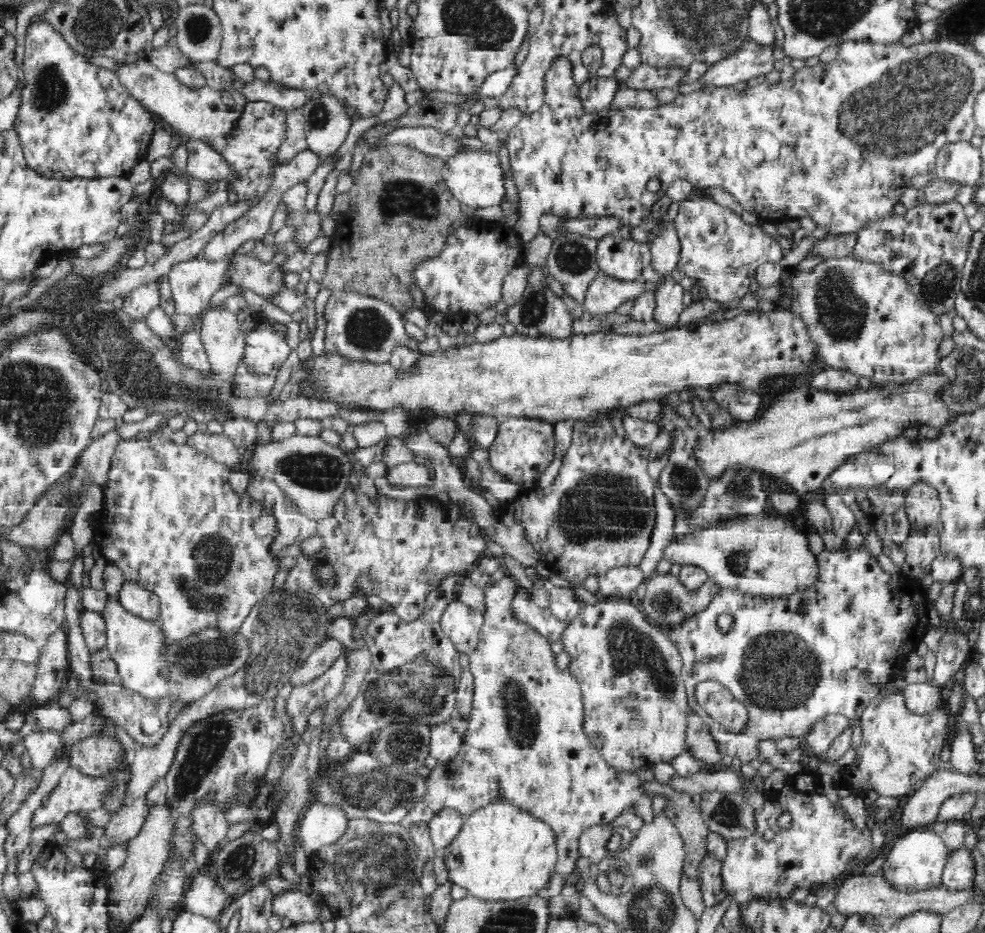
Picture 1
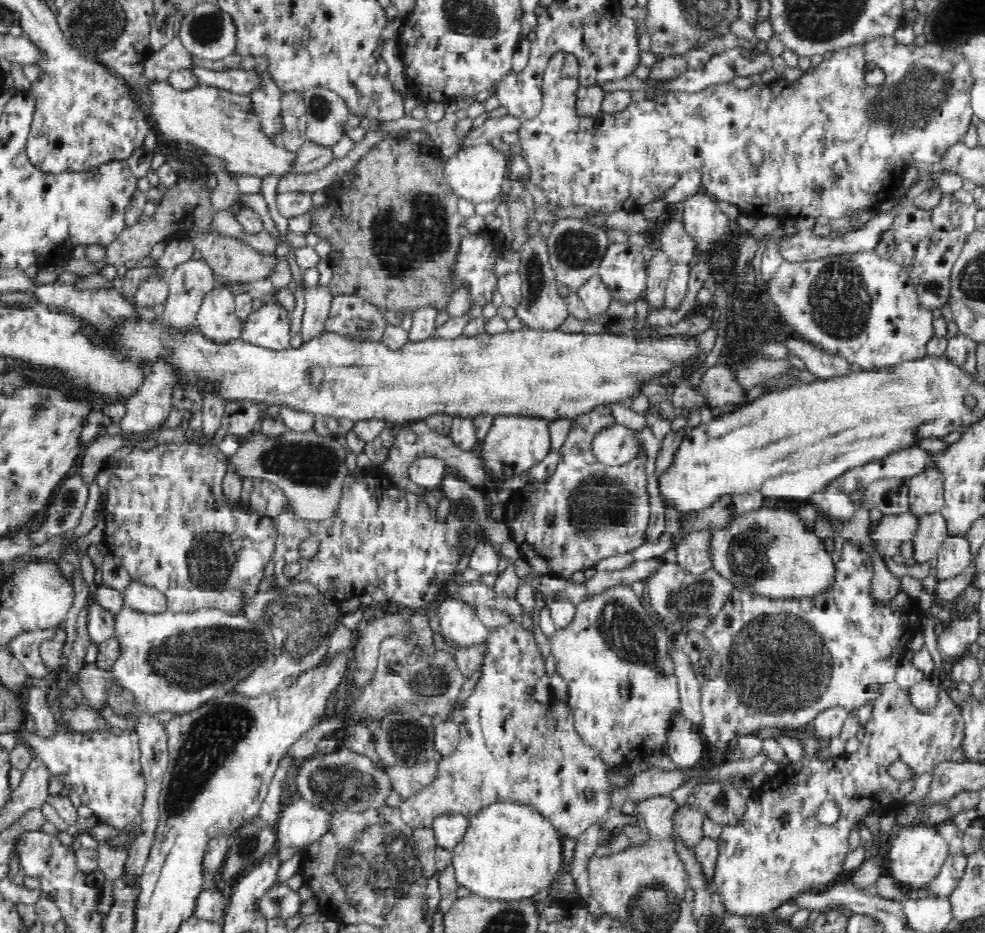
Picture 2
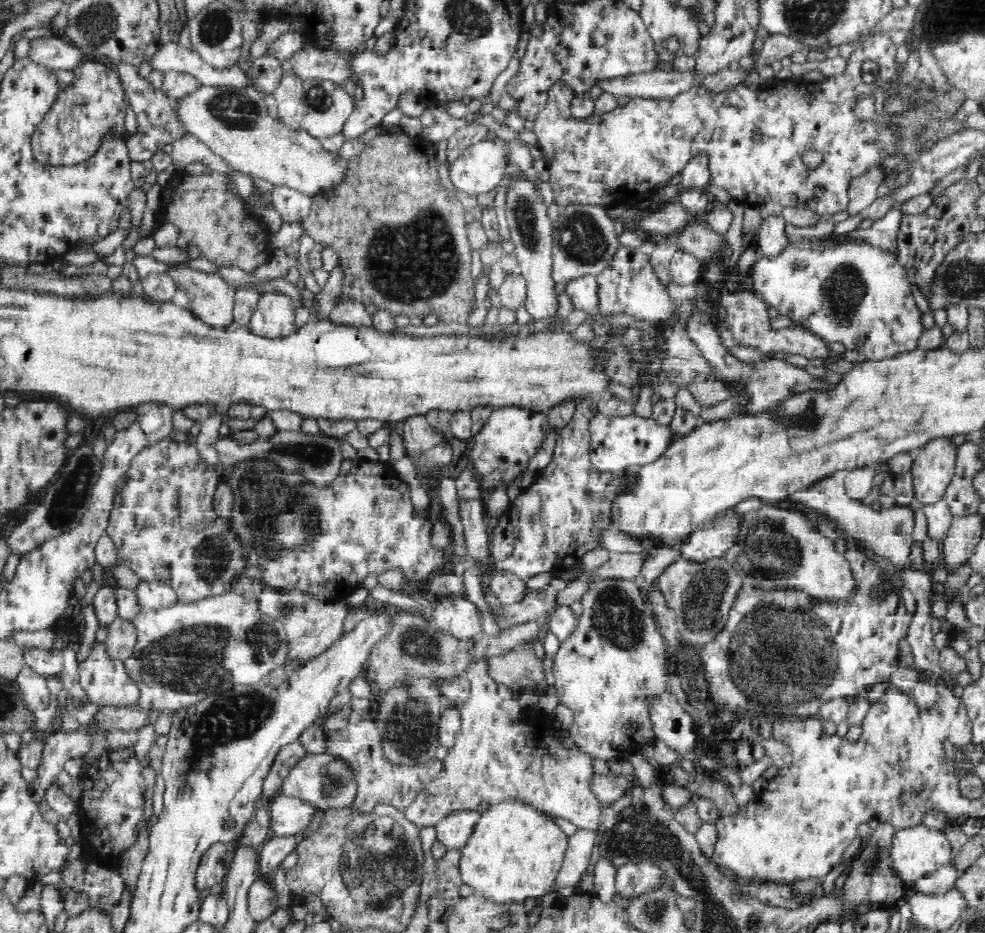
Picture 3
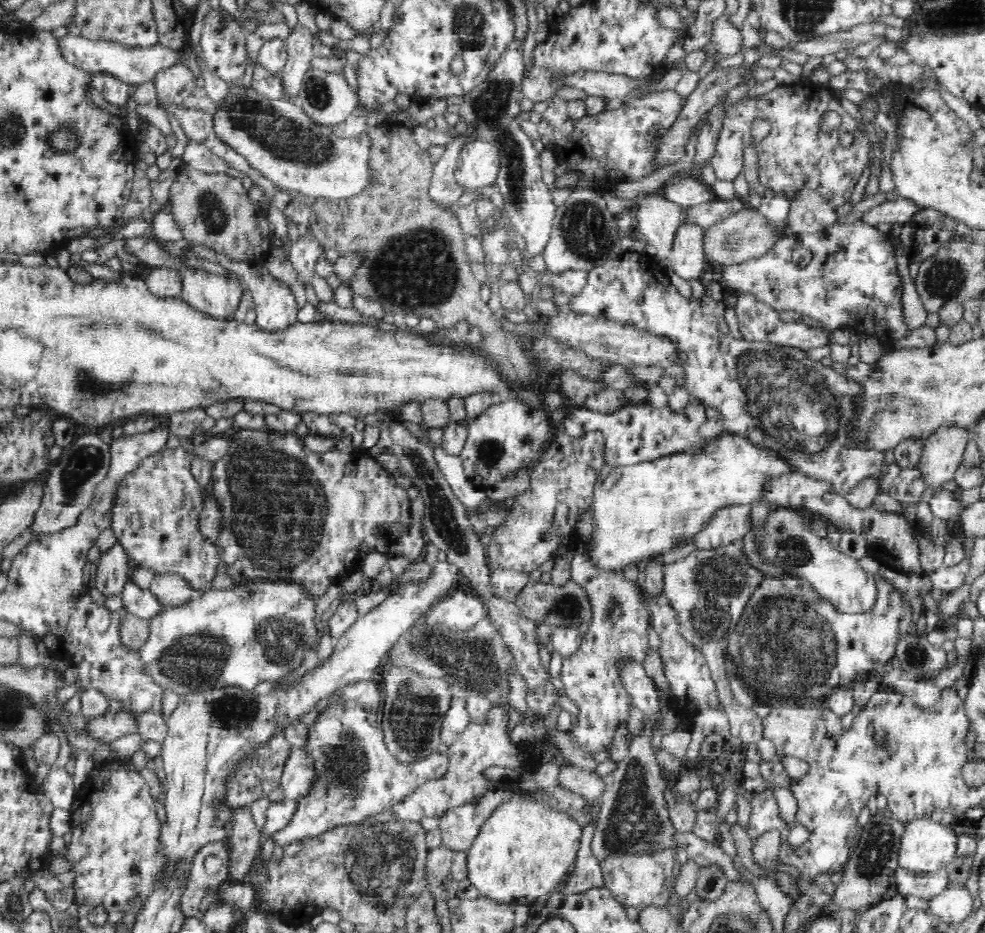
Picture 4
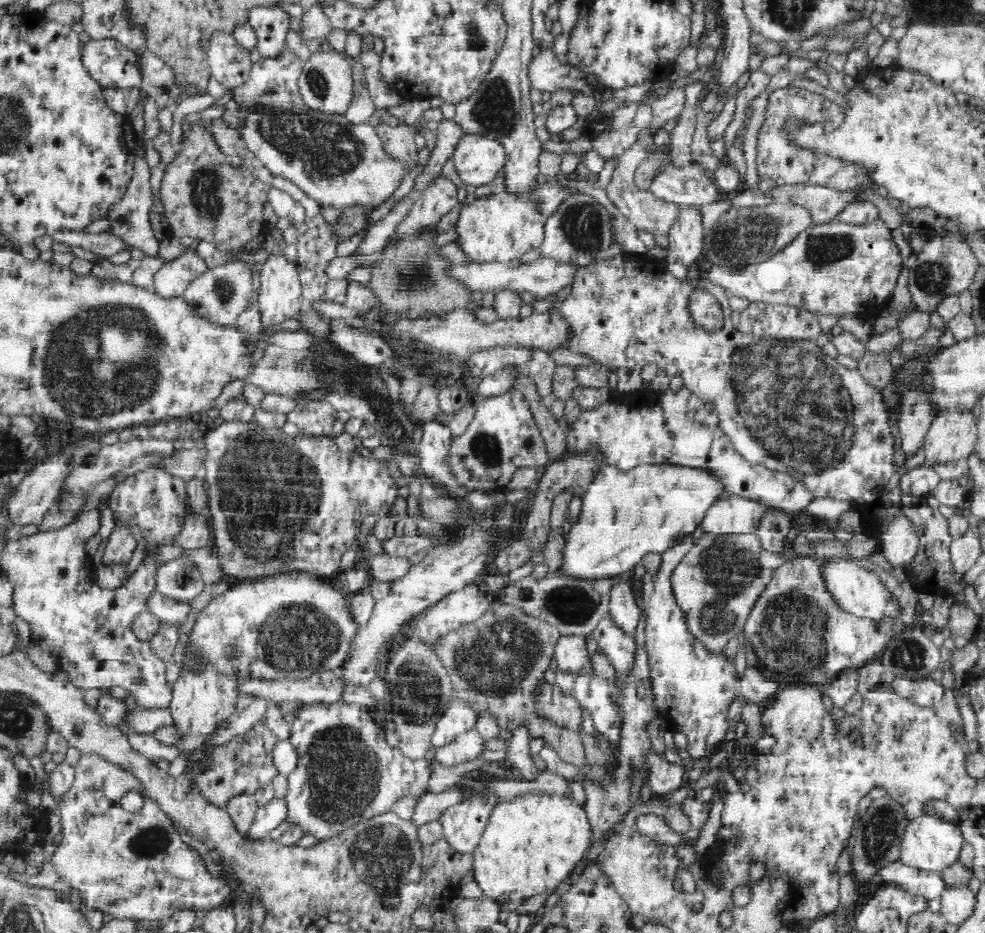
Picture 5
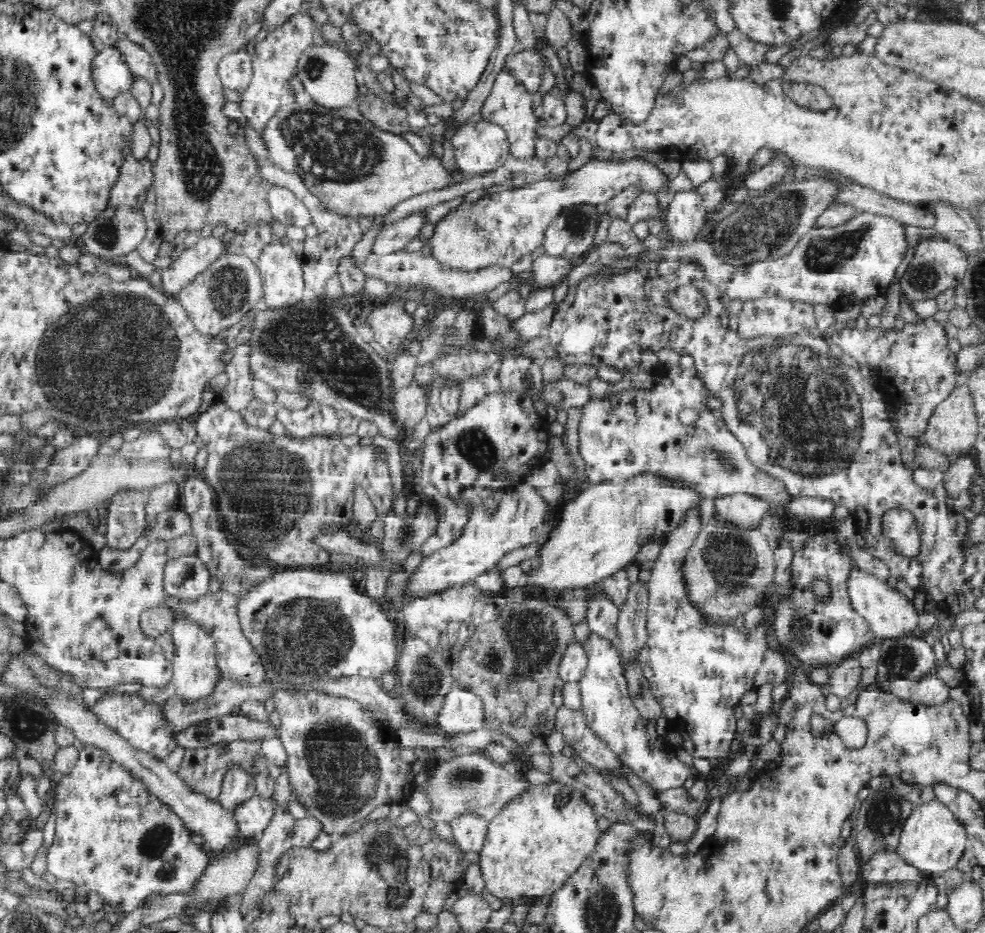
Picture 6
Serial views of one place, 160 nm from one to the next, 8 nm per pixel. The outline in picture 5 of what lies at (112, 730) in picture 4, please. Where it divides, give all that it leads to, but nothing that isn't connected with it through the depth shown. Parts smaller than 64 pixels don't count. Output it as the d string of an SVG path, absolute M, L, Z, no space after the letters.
M170 706L155 709L136 708L129 711L126 724L122 724L119 728L130 737L132 731L136 734L150 734L166 726L174 727L174 715Z

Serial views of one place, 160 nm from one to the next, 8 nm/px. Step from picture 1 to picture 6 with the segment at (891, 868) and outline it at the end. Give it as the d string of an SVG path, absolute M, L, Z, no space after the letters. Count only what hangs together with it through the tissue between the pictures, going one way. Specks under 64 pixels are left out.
M934 798L913 805L910 816L904 821L896 852L909 866L914 866L920 873L934 876L956 868L969 845L966 827L948 805Z

